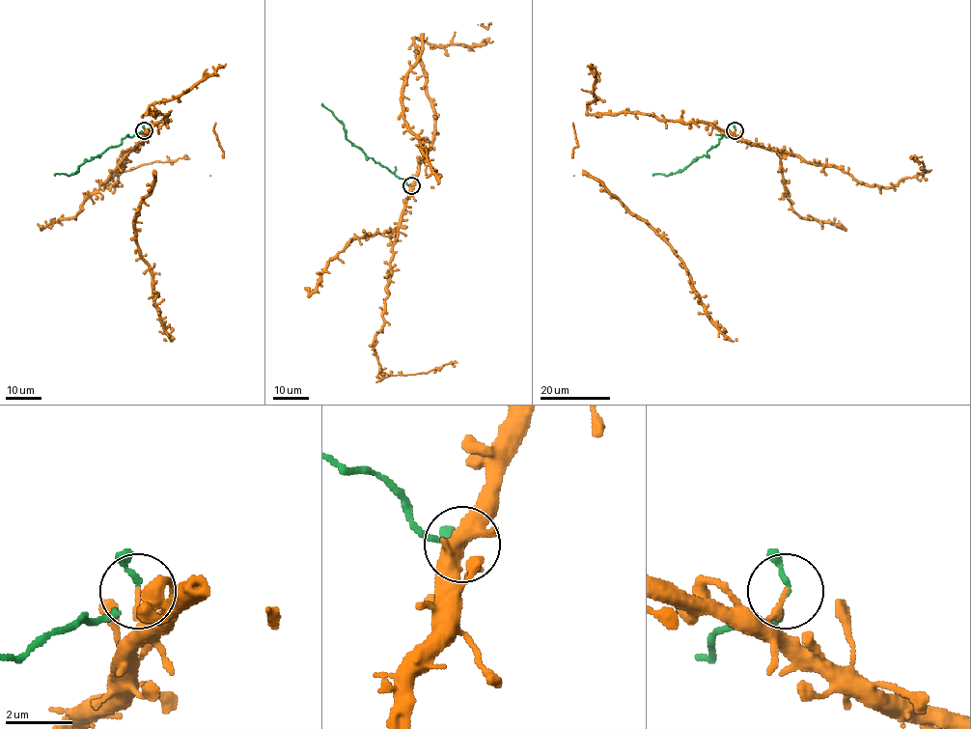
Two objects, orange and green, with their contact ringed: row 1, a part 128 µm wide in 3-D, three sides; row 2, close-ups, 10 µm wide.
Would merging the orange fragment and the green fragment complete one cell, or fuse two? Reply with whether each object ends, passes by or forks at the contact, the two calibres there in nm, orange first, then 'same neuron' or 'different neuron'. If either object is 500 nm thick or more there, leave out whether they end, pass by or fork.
orange ends; green passes by; calibres 190 and 90 nm; different neuron

